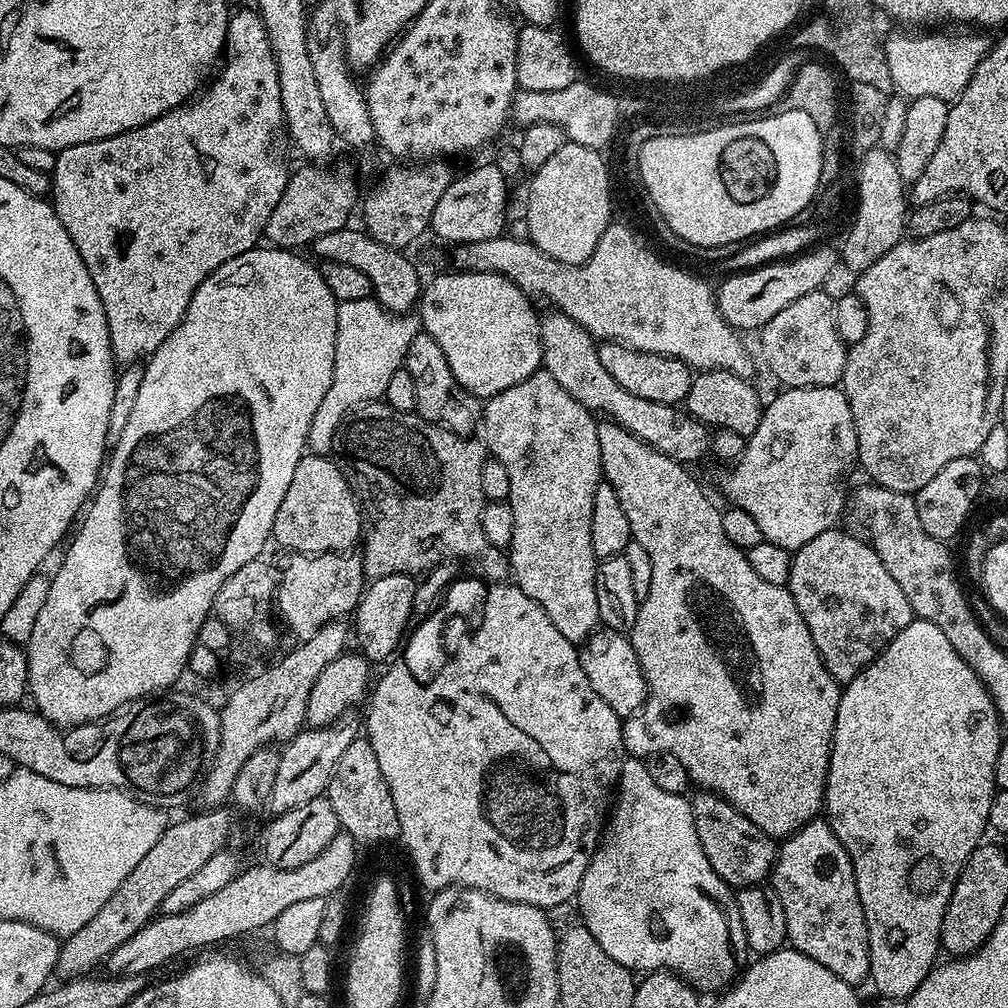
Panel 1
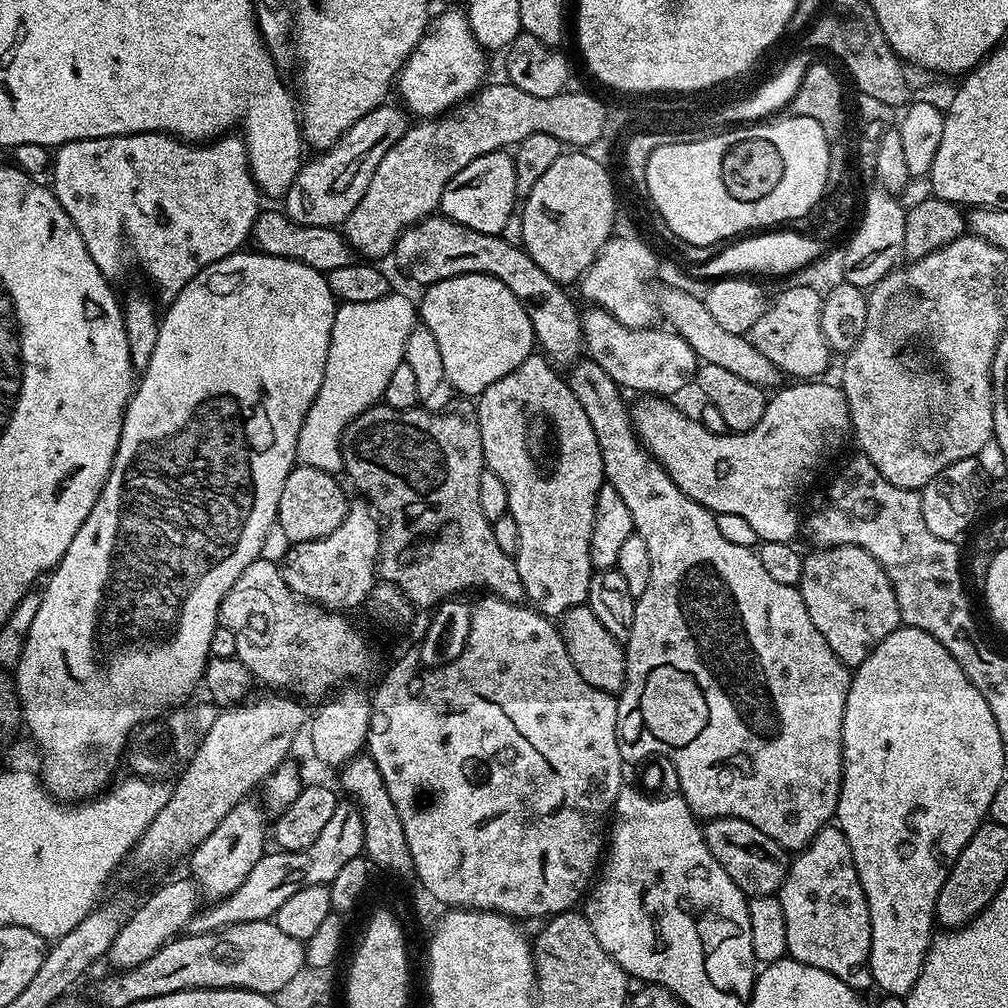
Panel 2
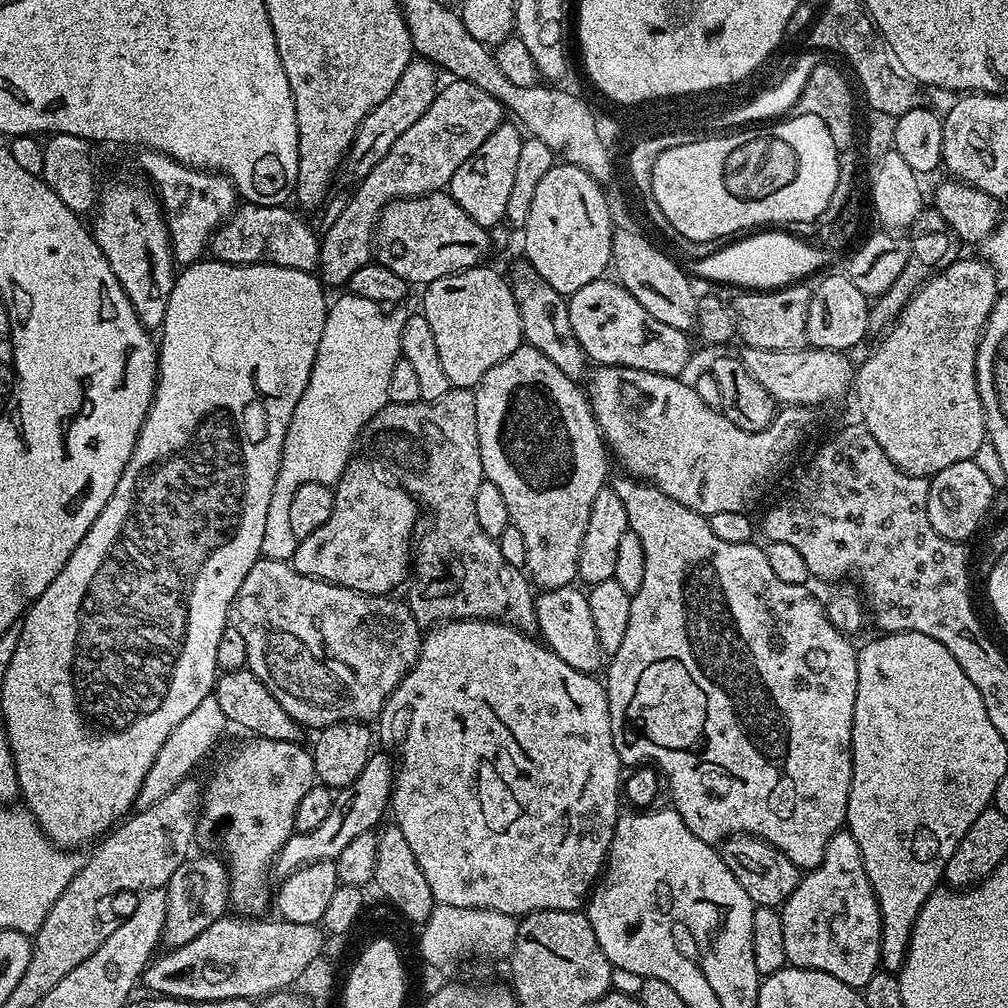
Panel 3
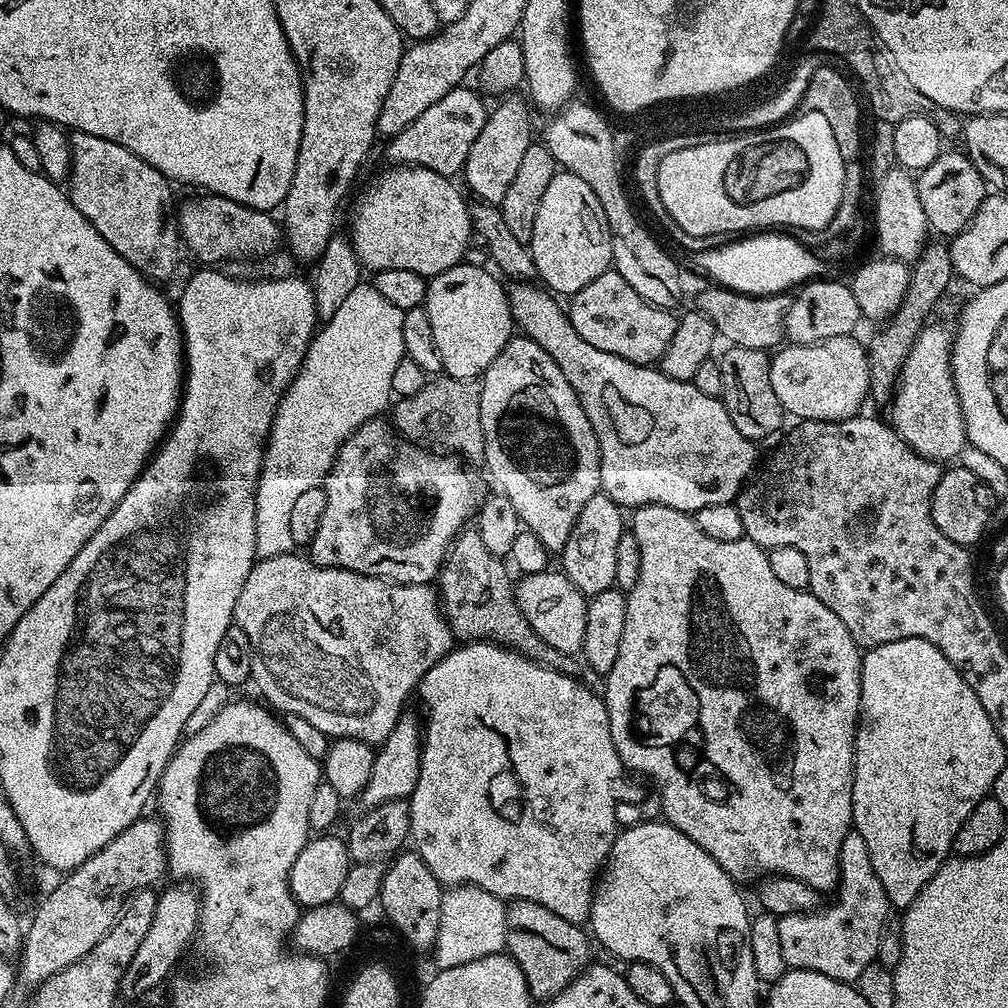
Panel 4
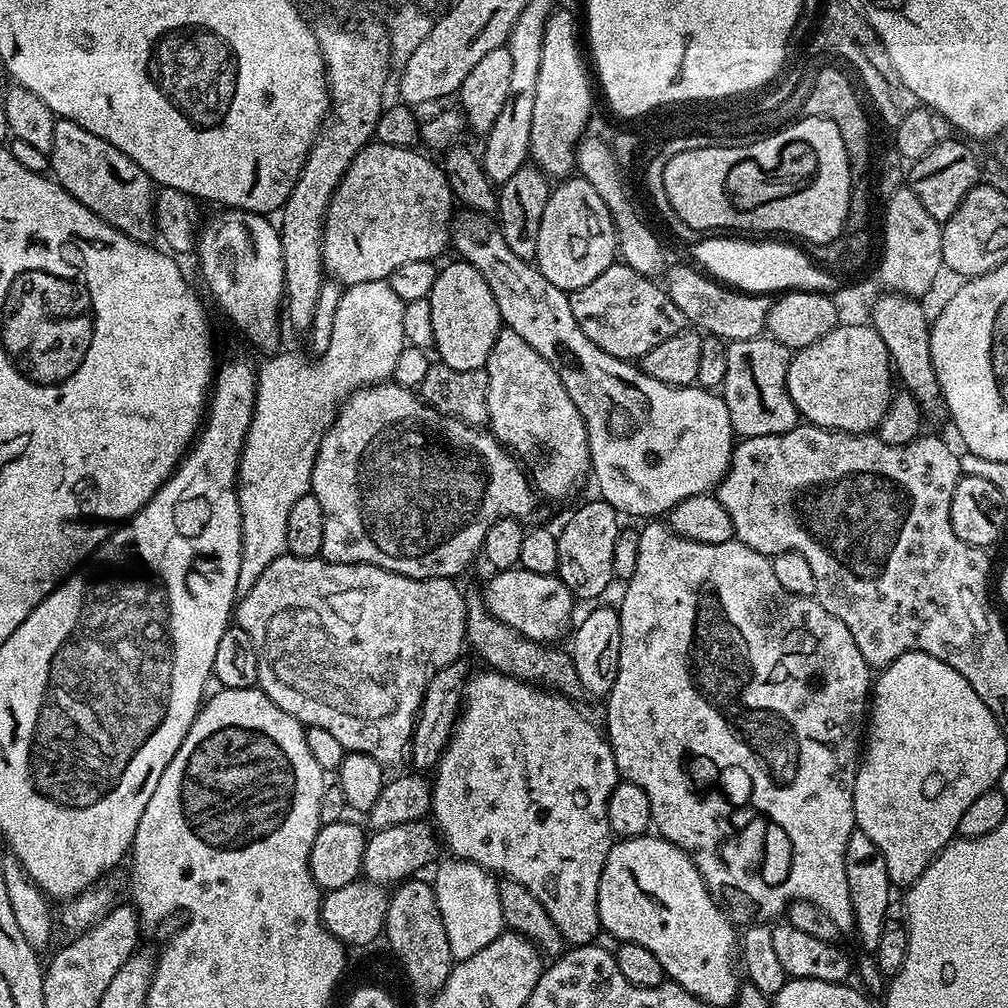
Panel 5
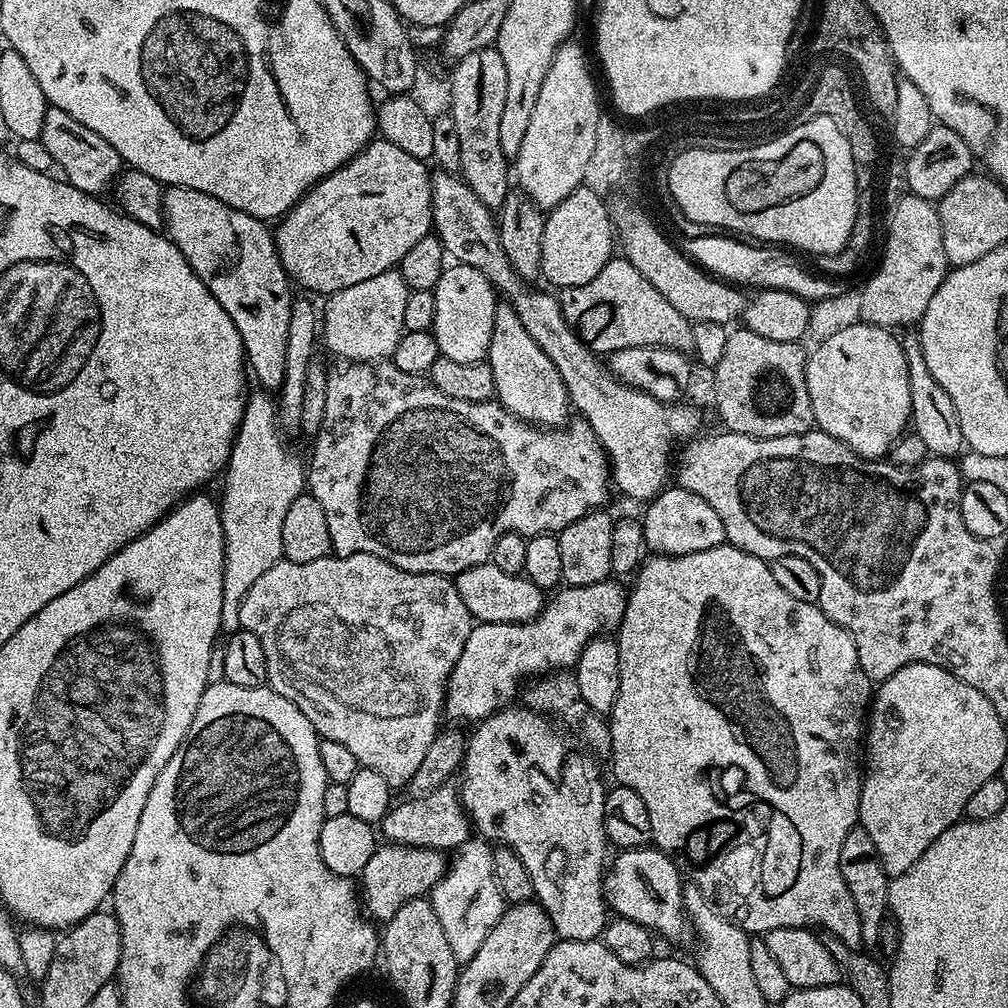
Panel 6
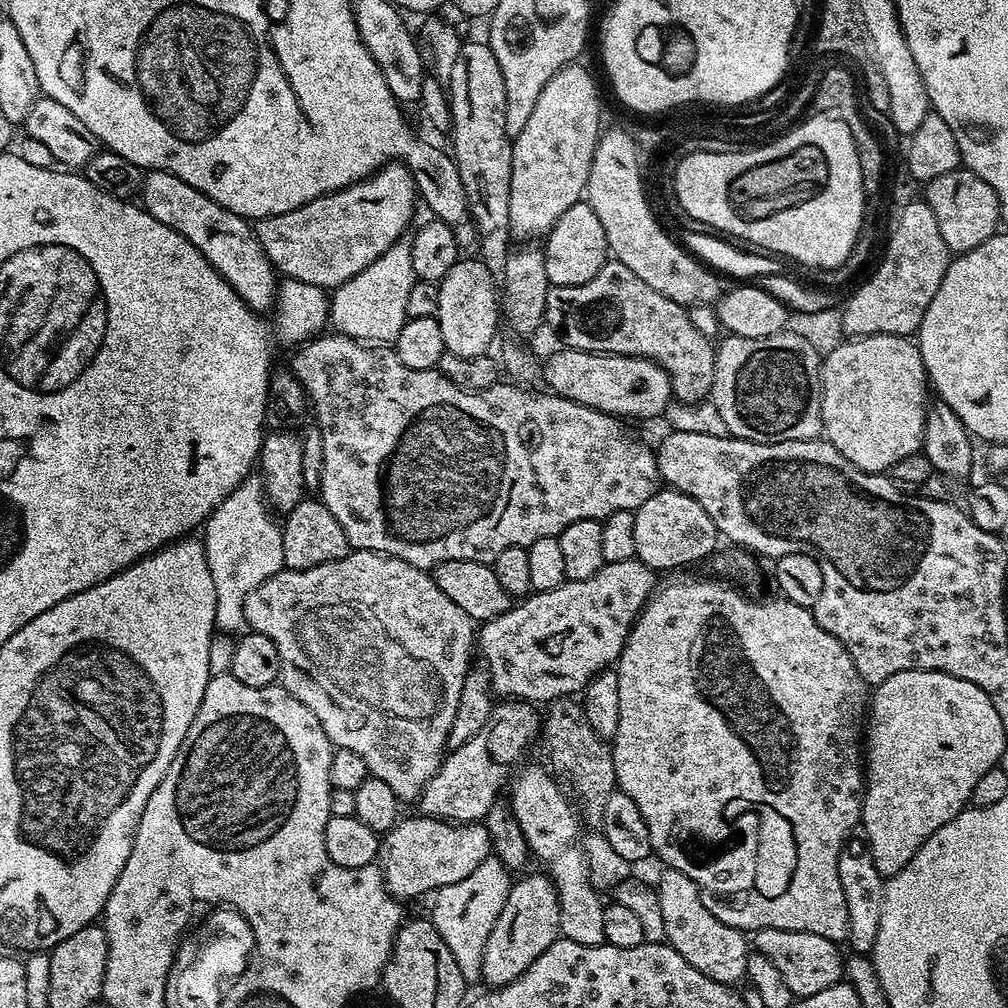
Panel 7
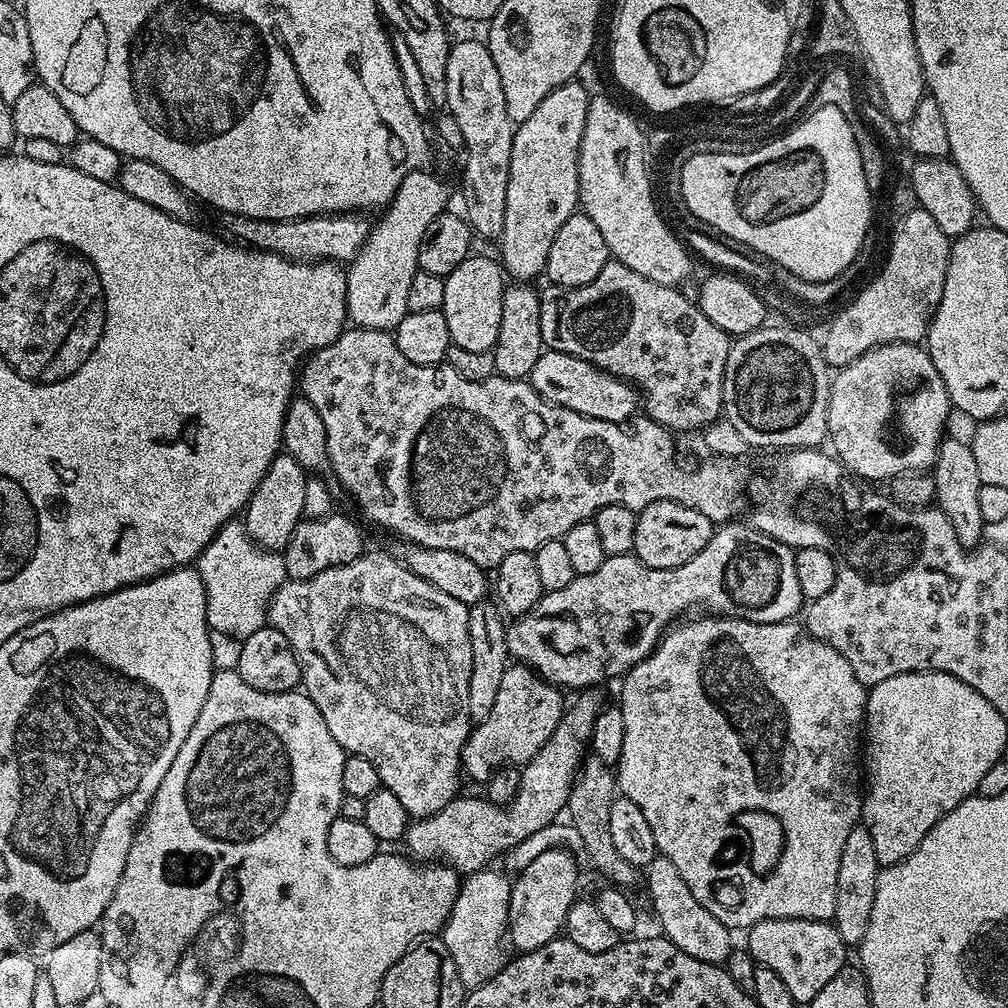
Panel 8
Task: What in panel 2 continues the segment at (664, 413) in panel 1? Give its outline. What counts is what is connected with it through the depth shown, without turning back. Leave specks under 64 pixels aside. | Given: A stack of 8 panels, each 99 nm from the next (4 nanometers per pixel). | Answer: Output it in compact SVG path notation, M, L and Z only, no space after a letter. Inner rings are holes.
M433 214L418 221L398 237L394 259L402 271L408 272L420 286L442 282L462 274L486 274L510 286L510 294L522 302L532 323L532 335L539 351L553 365L571 366L581 359L584 335L580 318L581 309L568 297L569 289L560 284L519 243L511 244L503 235L491 236L470 230L442 214ZM541 348L541 349L540 349Z

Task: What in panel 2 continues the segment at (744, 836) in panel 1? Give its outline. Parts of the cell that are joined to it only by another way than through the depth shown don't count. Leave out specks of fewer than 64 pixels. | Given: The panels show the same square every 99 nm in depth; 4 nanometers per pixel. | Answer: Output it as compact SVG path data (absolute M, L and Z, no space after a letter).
M733 816L709 820L703 825L702 831L710 854L714 854L718 866L730 874L745 896L751 898L779 893L788 873L790 856L781 844L774 842L774 838L762 834L758 826L750 826L750 822Z

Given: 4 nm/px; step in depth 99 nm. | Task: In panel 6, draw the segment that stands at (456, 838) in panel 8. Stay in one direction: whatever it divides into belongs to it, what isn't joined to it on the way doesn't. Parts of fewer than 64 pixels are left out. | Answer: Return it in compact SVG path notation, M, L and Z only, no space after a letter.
M381 843L358 877L358 884L362 889L363 911L373 921L387 922L394 918L394 914L398 914L398 910L406 902L419 896L427 897L432 887L444 877L444 856L445 853L438 848L411 848L405 844Z

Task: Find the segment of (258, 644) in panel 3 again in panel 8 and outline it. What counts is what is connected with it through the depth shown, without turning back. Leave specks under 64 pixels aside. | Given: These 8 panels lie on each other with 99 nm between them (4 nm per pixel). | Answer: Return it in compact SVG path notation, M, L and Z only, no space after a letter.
M372 550L365 551L364 555L359 556L354 562L322 570L322 574L314 574L314 578L285 580L284 585L276 591L268 604L268 624L286 634L300 663L303 691L314 702L314 706L318 706L326 726L330 726L330 734L334 734L334 742L338 742L338 746L342 746L345 753L374 762L381 785L388 788L390 794L395 794L398 802L406 806L409 817L412 818L438 814L438 810L442 810L442 806L457 799L460 792L458 791L460 778L462 779L460 756L469 732L474 727L466 706L472 665L468 610L469 605L458 602L458 598L450 598L450 594L438 590L438 586L430 586L426 578L418 578L418 574L406 570L406 566L402 566L387 551L372 552Z

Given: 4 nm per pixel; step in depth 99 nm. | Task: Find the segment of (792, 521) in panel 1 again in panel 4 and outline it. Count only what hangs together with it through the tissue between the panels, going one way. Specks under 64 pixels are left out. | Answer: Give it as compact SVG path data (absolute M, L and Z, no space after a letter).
M532 282L511 286L507 289L508 305L515 327L558 362L558 370L566 374L566 382L570 382L582 410L586 410L586 418L590 418L590 426L594 426L600 451L600 486L614 503L624 510L657 504L694 514L706 506L735 501L757 467L757 445L734 426L723 399L702 394L691 382L670 378L659 367L626 362L618 354L606 354L606 350L590 346L574 330L567 311L562 304L560 308L561 301L551 291Z

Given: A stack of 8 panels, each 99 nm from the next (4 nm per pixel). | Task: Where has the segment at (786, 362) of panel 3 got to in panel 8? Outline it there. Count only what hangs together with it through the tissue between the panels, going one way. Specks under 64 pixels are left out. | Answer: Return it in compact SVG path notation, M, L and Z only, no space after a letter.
M919 343L914 344L883 344L874 350L870 350L866 354L862 354L854 362L850 362L844 368L839 369L832 376L832 393L830 394L830 402L828 403L828 440L832 444L831 451L835 453L841 464L862 480L869 482L887 482L893 476L902 474L903 472L922 472L931 469L936 462L938 454L938 446L940 441L945 439L946 431L944 427L948 424L948 415L953 415L952 399L948 396L946 390L946 382L942 382L942 374L938 374L938 366L934 366L934 362L930 358L930 354Z

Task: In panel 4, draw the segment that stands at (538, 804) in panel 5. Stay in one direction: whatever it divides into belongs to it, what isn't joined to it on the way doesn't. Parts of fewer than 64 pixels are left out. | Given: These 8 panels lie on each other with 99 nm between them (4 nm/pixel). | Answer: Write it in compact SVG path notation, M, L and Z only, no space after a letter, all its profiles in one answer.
M464 642L459 647L460 668L439 668L434 665L418 685L418 697L420 696L428 711L428 721L425 724L423 721L422 724L418 784L407 799L410 840L414 851L426 862L426 866L430 866L434 878L442 886L472 884L505 902L538 902L546 906L546 910L558 914L558 918L583 925L591 917L594 889L618 835L618 795L612 789L612 780L618 779L620 772L625 771L624 763L614 746L614 738L610 734L610 718L603 699L597 693L595 696L586 685L579 684L581 681L577 677L562 674L555 668L546 668L543 664L535 664L533 660L526 658L521 652L513 652L511 648L487 642Z

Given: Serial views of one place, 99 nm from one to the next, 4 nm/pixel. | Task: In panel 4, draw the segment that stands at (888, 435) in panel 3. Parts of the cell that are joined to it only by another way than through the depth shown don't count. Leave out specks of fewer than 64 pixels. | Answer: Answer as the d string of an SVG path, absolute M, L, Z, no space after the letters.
M929 321L903 364L900 383L890 404L893 428L920 456L937 462L959 457L967 445L964 414L960 396L953 382L952 343L953 325Z

